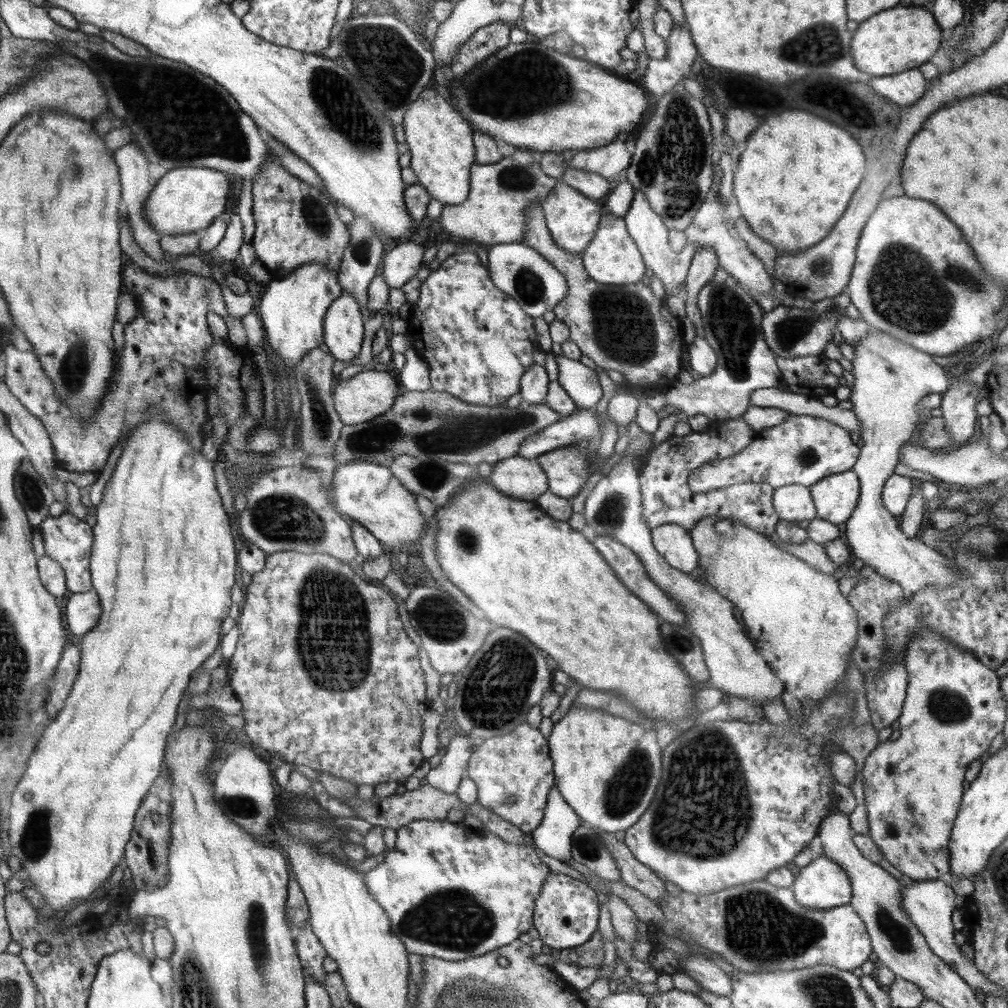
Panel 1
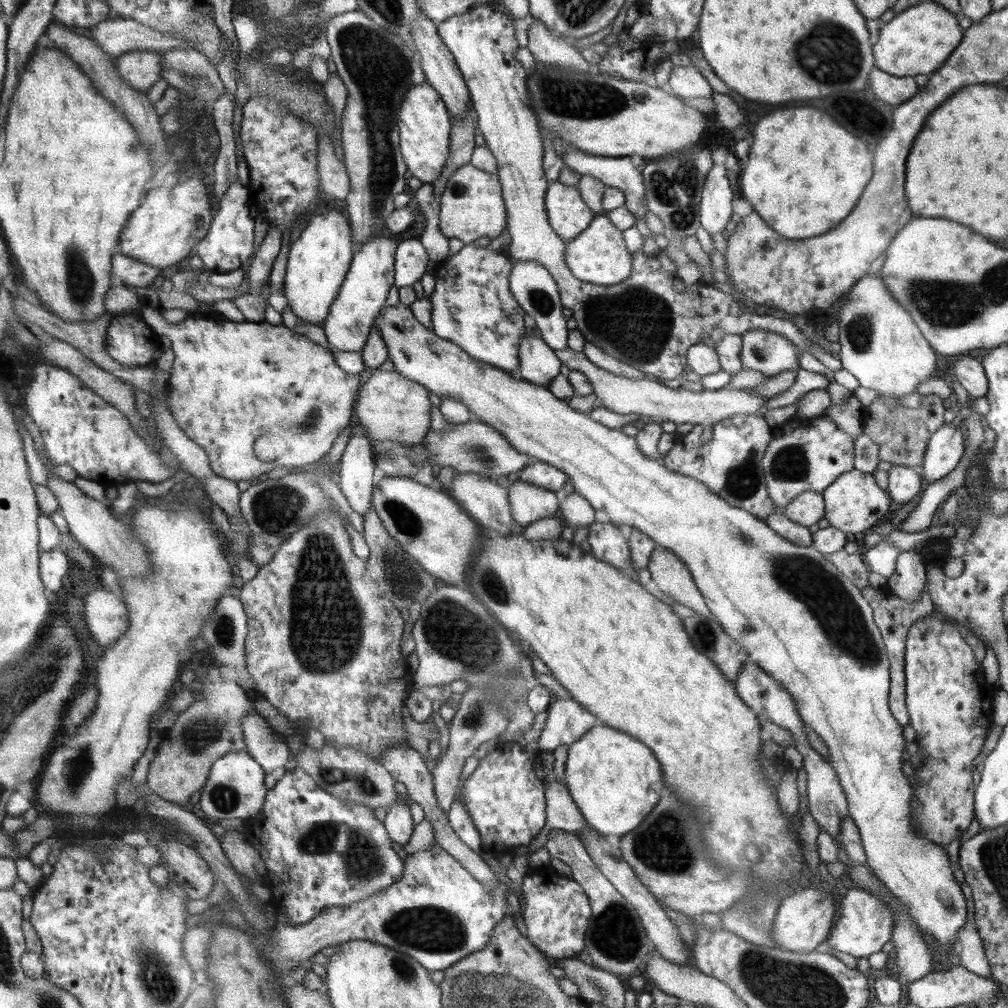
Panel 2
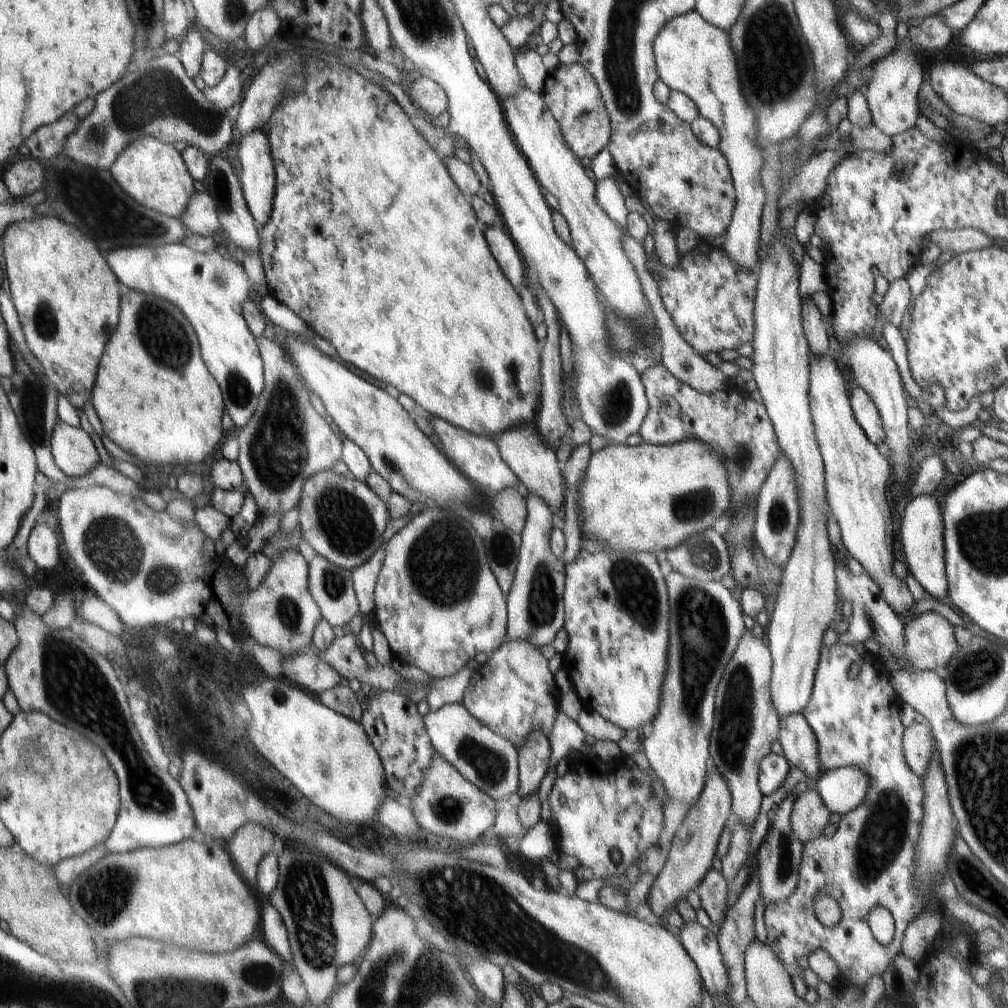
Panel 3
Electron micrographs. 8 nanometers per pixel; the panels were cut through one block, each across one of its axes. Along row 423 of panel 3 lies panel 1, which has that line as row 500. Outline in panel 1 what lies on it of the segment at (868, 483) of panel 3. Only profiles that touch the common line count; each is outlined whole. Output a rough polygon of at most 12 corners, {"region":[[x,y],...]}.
{"region":[[847,470],[809,486],[817,518],[846,523],[860,493]]}

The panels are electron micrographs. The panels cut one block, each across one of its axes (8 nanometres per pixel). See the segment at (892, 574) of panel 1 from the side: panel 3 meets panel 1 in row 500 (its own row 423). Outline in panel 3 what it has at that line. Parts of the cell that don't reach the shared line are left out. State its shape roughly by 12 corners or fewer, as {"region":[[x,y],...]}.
{"region":[[861,387],[852,390],[856,422],[874,445],[885,434],[880,414]]}

